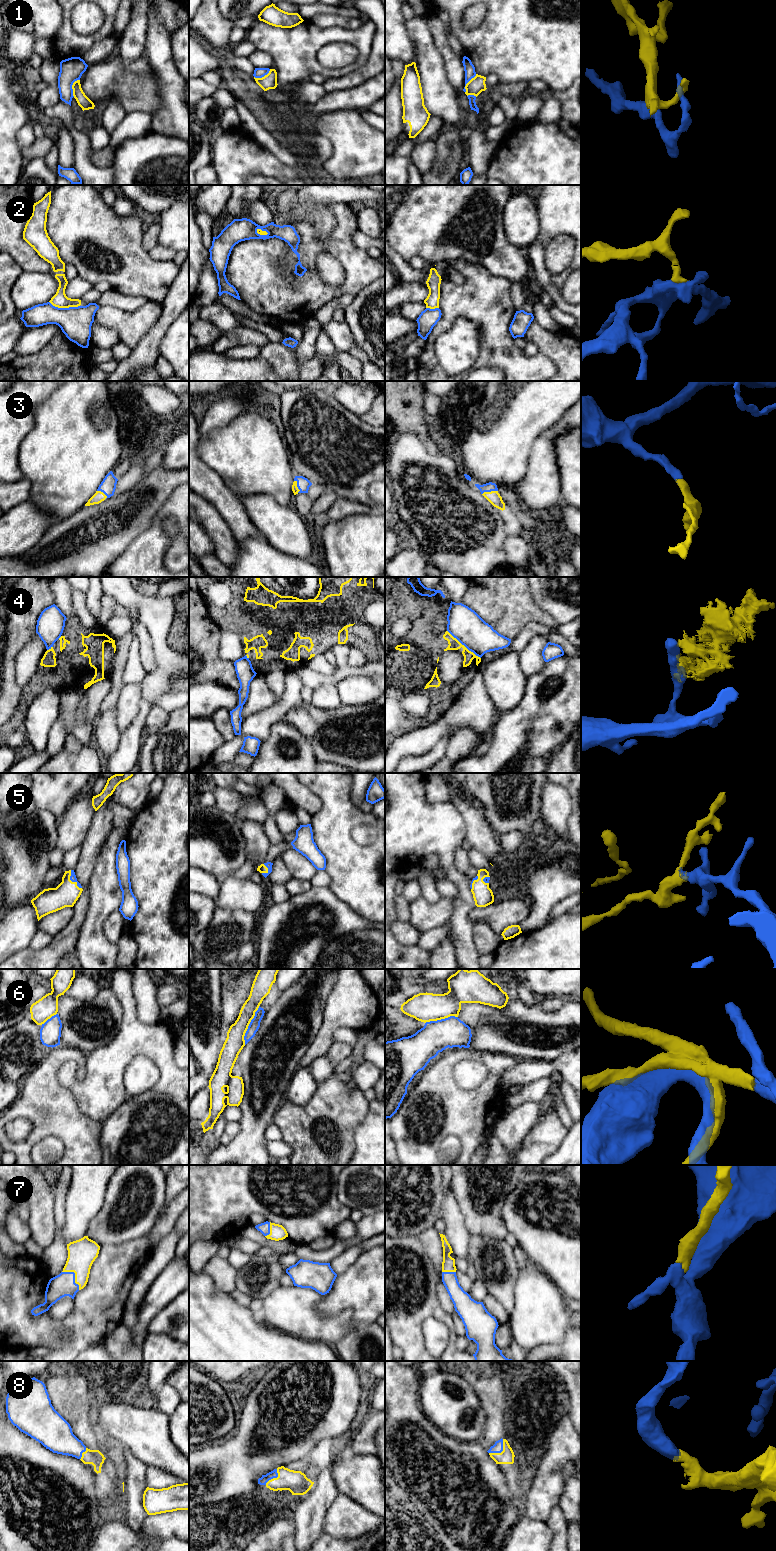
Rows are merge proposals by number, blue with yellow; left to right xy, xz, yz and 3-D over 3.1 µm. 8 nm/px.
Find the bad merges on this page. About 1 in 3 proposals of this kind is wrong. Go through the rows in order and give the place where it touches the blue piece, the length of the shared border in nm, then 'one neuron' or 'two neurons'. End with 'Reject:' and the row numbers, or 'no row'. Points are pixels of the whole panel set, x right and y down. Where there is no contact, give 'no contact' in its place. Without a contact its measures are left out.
1: xy (71, 87) | 150 nm | two neurons
2: xy (64, 308) | 260 nm | two neurons
3: yz (489, 491) | 130 nm | one neuron
4: yz (464, 645) | 360 nm | two neurons
5: xy (72, 881) | 180 nm | one neuron
6: xz (249, 1025) | 340 nm | one neuron
7: xy (74, 1275) | 200 nm | one neuron
8: yz (501, 1451) | 170 nm | one neuron
Reject: 1, 2, 4

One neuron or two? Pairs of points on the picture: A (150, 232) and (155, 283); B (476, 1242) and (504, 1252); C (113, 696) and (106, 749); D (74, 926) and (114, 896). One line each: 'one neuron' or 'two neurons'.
A: two neurons
B: one neuron
C: two neurons
D: two neurons

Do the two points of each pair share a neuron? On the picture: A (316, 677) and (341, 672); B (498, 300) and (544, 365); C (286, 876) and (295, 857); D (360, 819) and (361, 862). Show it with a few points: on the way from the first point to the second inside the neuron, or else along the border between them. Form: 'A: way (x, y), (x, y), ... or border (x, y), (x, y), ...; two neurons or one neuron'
A: way (322, 678), (335, 678); one neuron
B: way (498, 321), (498, 339), (523, 364); one neuron
C: border (280, 856), (293, 877); two neurons
D: way (348, 827), (346, 829), (346, 847), (349, 850); one neuron

